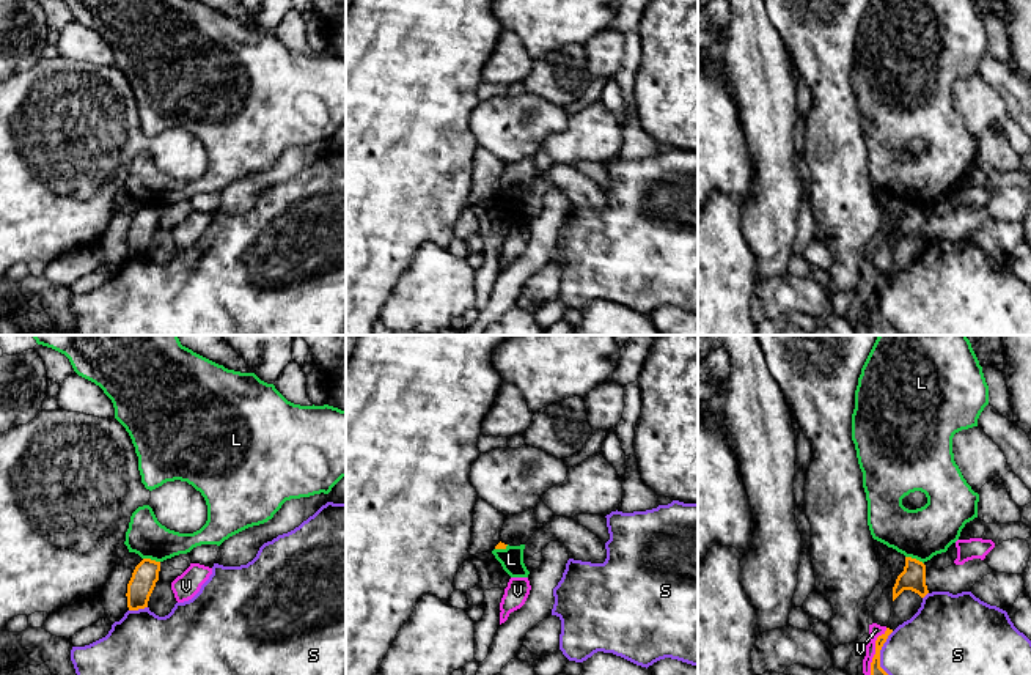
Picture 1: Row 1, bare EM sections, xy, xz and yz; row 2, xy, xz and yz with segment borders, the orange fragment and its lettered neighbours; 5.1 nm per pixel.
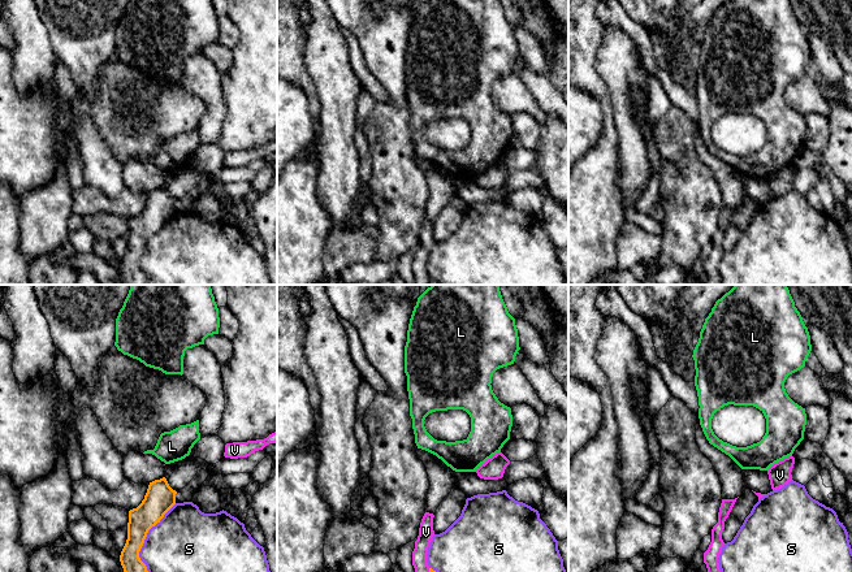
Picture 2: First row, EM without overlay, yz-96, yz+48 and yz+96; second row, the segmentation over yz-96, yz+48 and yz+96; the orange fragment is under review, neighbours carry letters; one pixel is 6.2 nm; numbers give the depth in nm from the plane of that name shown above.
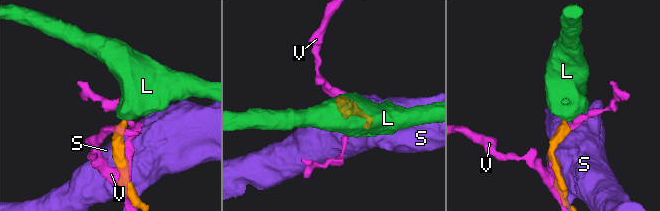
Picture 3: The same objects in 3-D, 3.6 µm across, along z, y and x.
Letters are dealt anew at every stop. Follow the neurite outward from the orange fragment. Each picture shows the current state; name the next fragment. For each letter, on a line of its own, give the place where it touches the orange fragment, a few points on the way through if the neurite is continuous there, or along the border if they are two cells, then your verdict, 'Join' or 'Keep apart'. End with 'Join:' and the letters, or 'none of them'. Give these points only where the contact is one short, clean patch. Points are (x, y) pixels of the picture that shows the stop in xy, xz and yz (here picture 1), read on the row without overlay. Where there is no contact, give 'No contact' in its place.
L: Touches orange at yz (915, 206). Boundary: yz (906, 203), (915, 205), (923, 211). Keep apart
S: Touches orange at yz (879, 307). Keep apart
V: Touches orange at yz (876, 301). Keep apart
Join: none of them

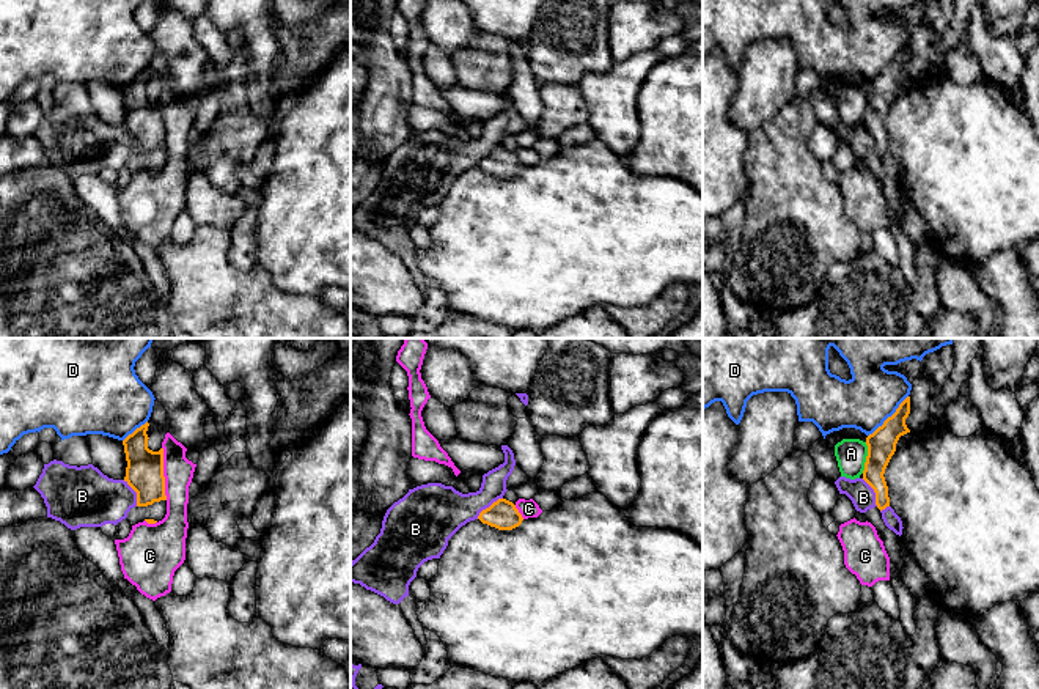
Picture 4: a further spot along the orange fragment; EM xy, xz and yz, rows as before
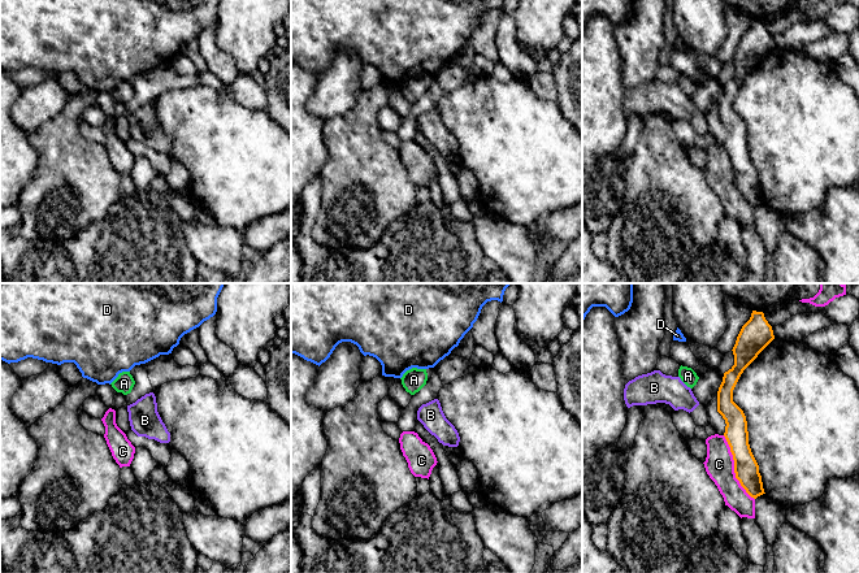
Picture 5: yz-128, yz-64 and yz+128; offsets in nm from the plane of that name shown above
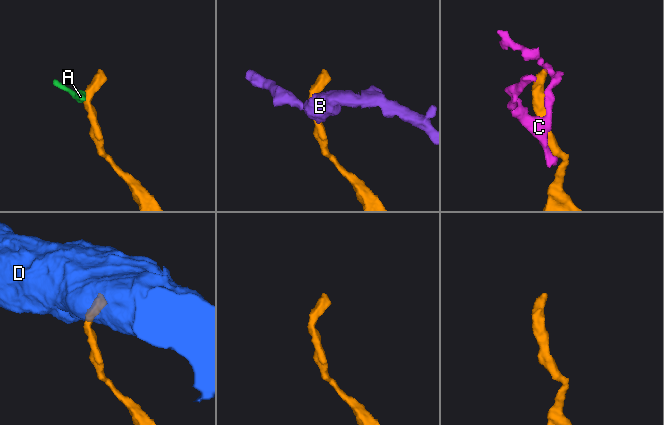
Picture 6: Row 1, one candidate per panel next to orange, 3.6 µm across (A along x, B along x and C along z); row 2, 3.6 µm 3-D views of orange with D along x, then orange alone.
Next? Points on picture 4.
A: Touches orange at yz (866, 106). Boundary: yz (866, 90), (866, 109), (862, 120). Keep apart
B: Touches orange at xz (489, 154). Boundary: xz (502, 145), (486, 154), (477, 165). Keep apart
C: Touches orange at xy (162, 121). Keep apart
D: Touches orange at yz (888, 65). Boundary: yz (907, 43), (868, 84). Keep apart
Join: none of them

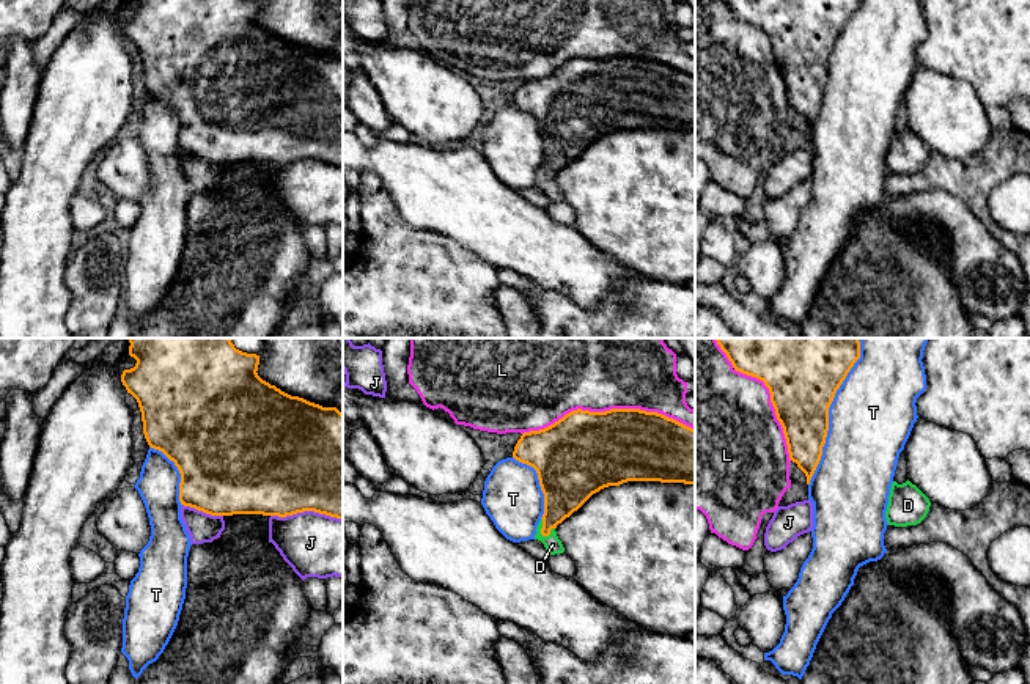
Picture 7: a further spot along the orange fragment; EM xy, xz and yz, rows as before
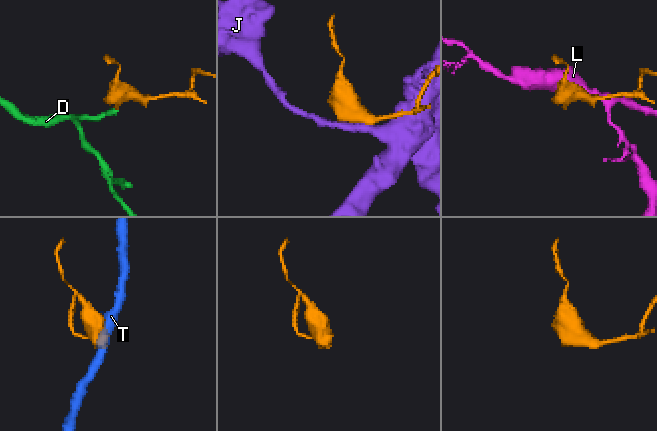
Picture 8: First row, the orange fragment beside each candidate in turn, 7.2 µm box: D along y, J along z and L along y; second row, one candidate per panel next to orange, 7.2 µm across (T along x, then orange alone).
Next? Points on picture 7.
D: Touches orange at xz (541, 176). Path across: xz (565, 134), (554, 162), (541, 176), (552, 192). Join
J: Touches orange at xy (307, 158). Keep apart
L: Touches orange at xz (607, 58). Keep apart
T: Touches orange at yz (827, 66). Keep apart
Join: D

